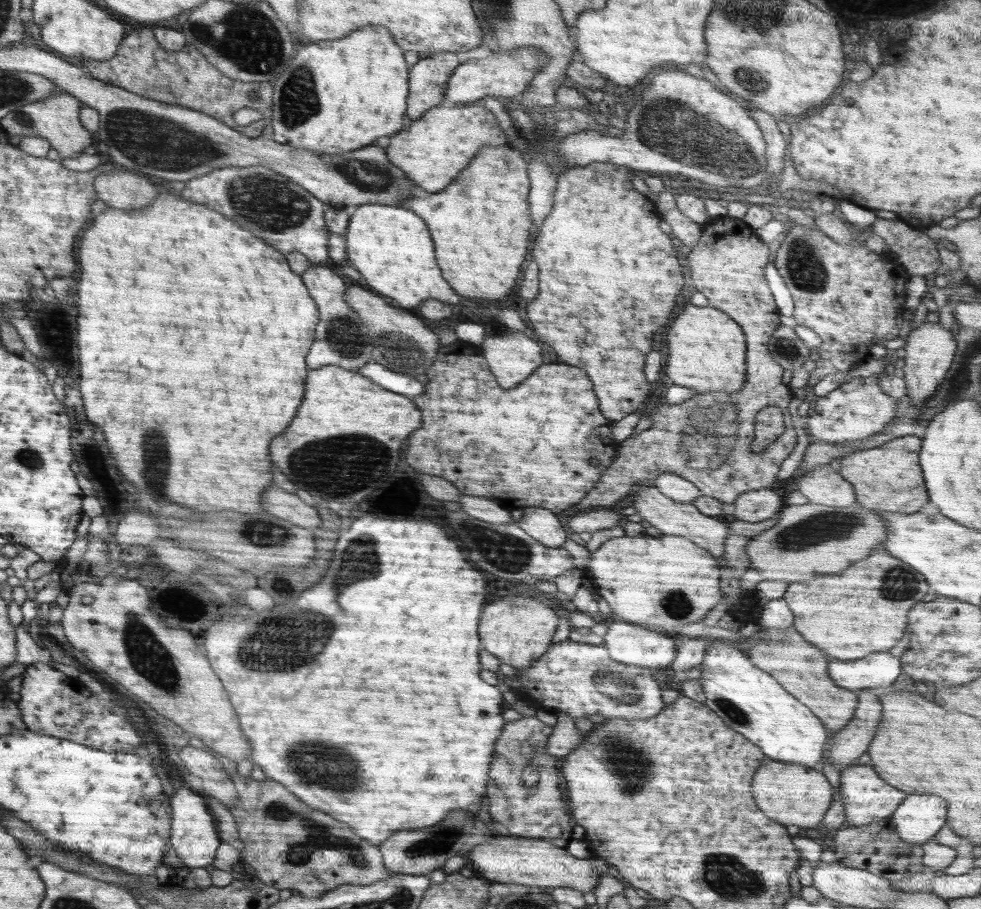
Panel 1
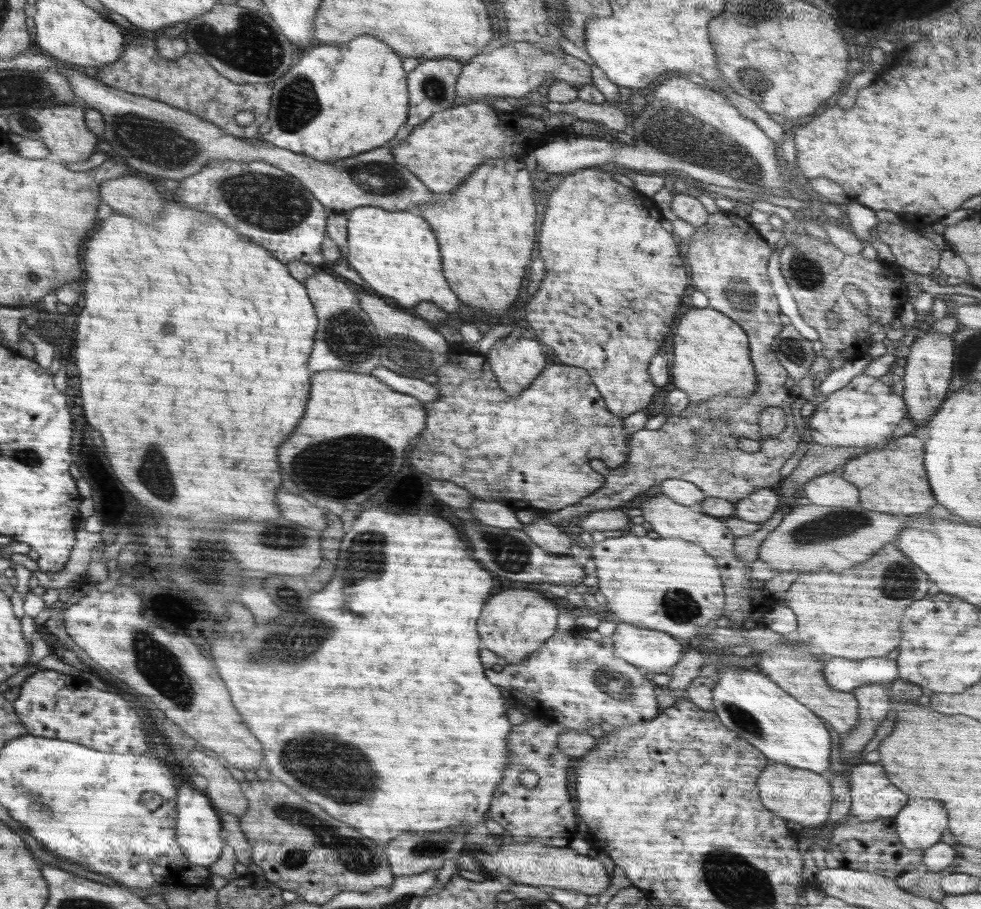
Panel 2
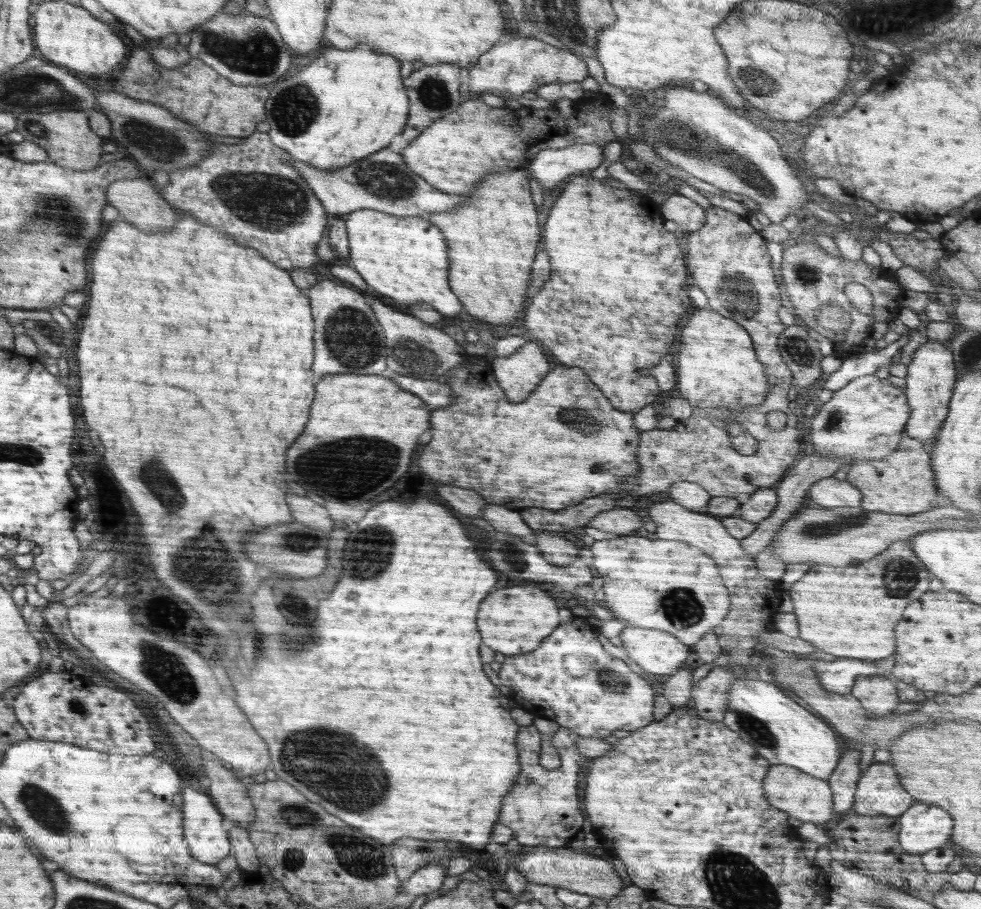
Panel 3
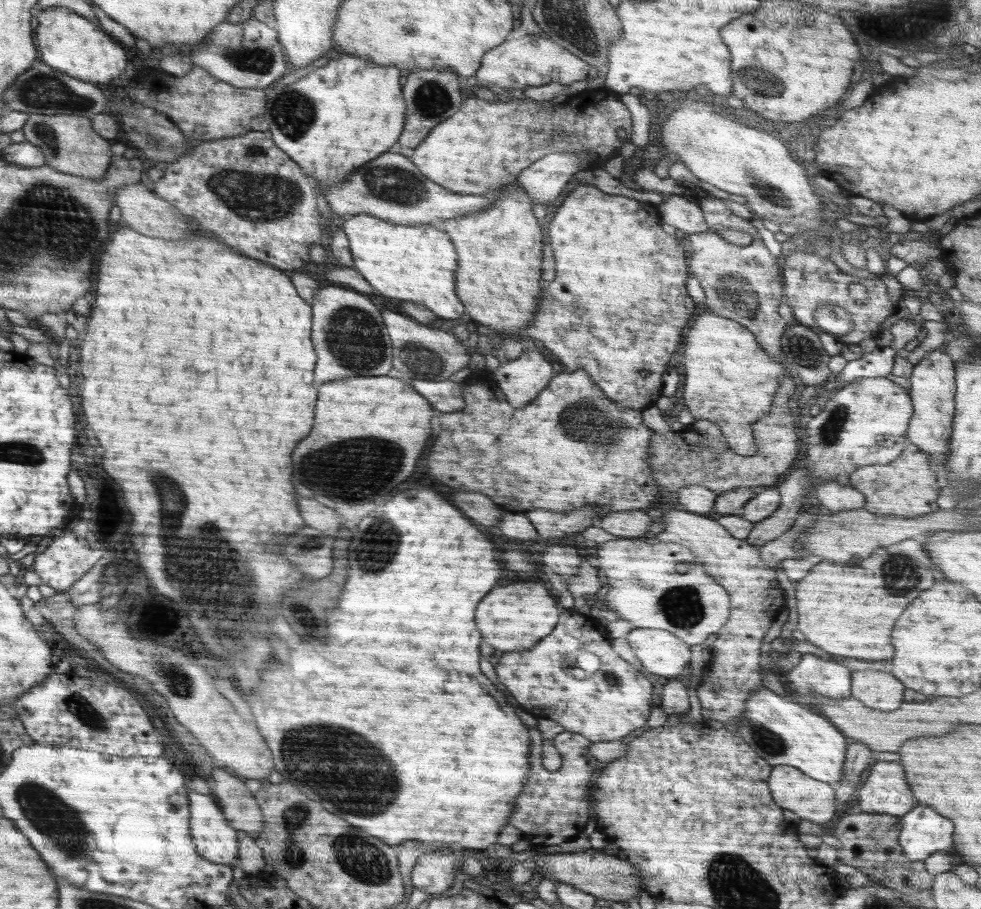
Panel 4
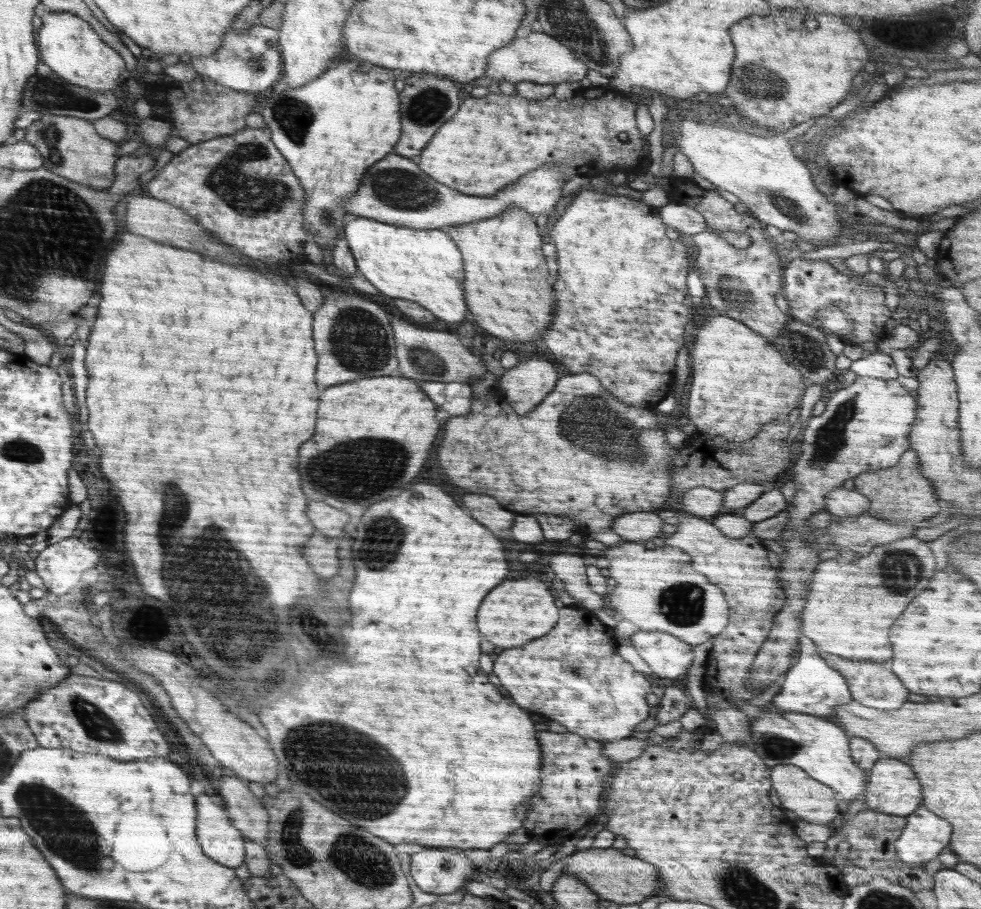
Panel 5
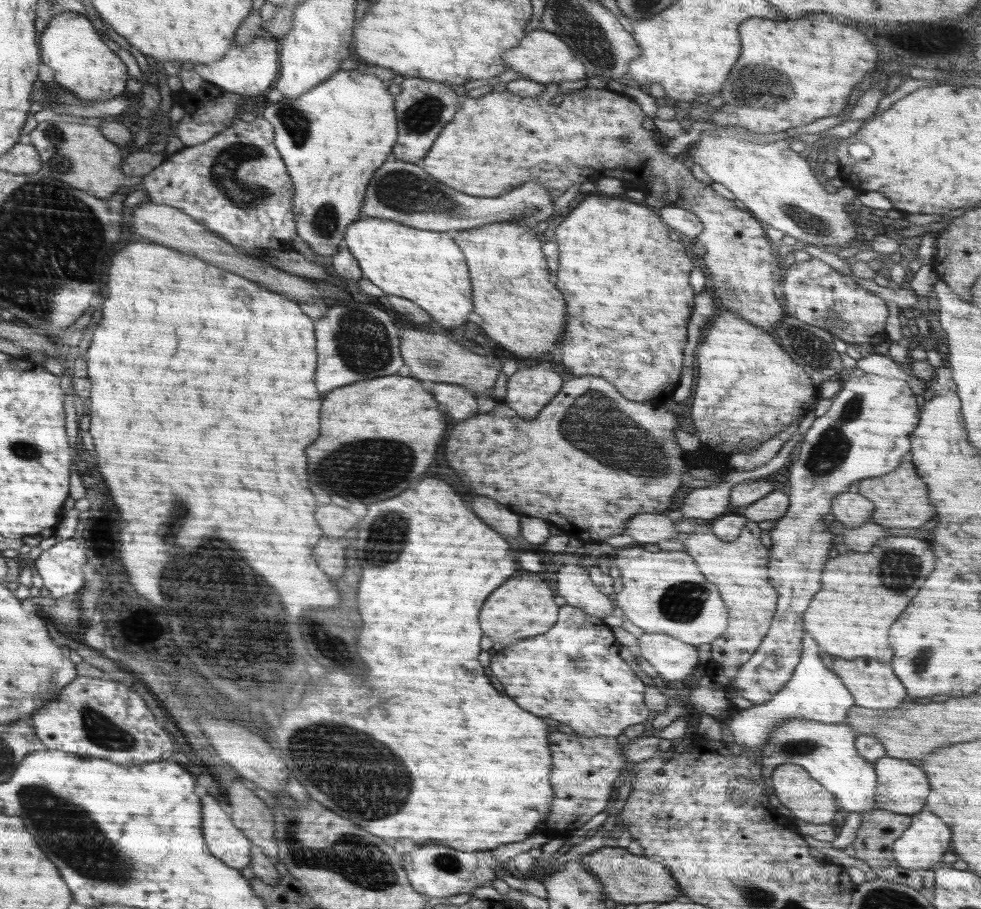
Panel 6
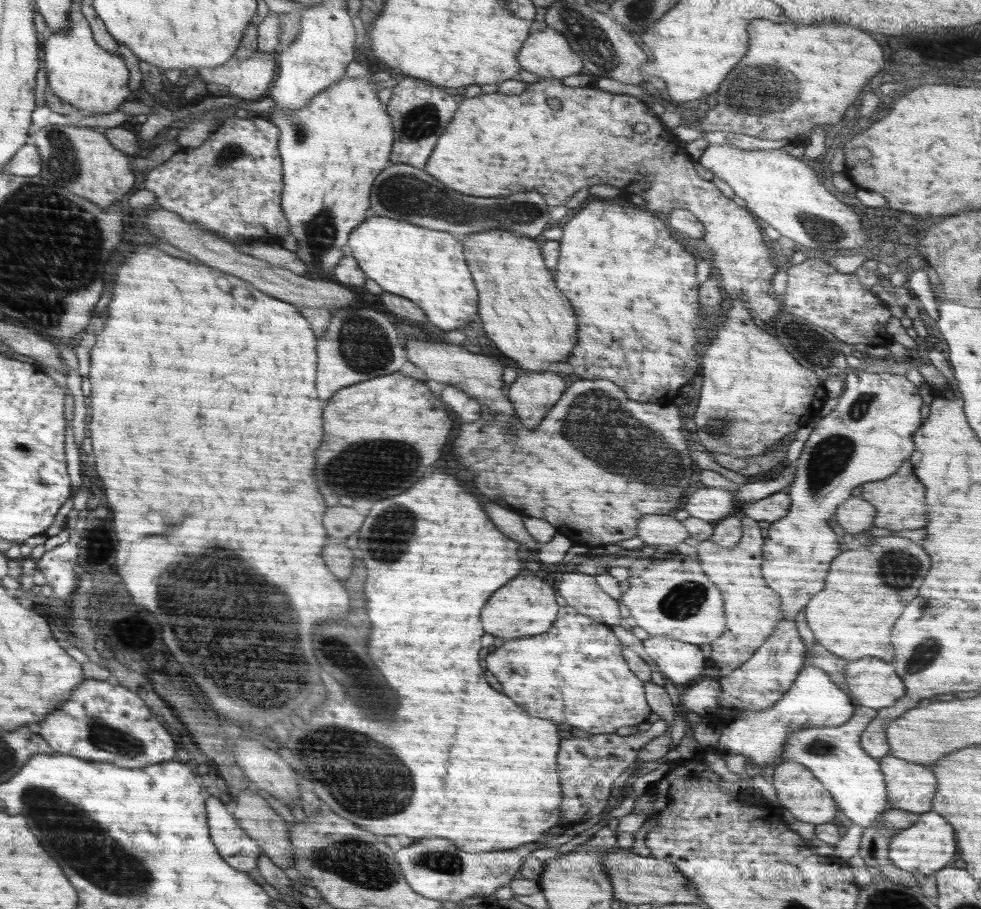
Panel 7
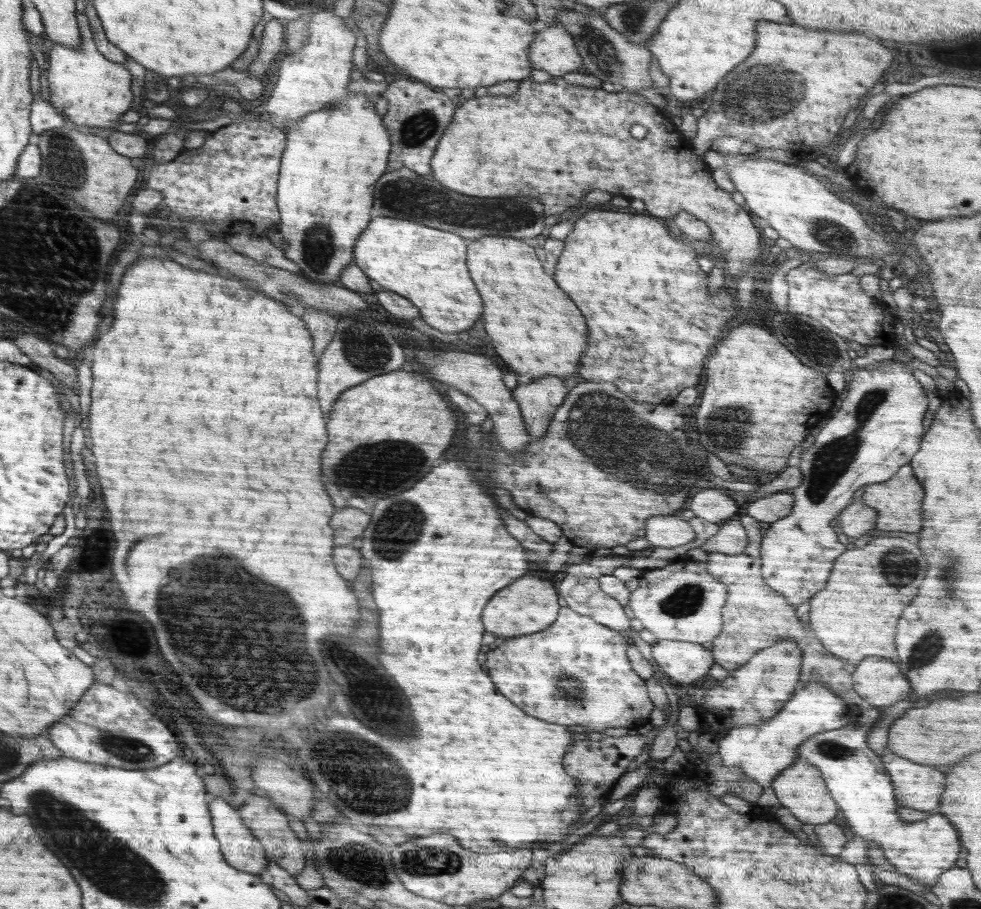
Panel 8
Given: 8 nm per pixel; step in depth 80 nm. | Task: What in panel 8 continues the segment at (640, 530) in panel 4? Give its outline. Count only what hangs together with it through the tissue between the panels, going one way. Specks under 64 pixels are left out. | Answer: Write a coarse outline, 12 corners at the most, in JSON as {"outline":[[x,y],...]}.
{"outline":[[677,515],[646,520],[646,540],[675,548],[694,540],[688,522]]}

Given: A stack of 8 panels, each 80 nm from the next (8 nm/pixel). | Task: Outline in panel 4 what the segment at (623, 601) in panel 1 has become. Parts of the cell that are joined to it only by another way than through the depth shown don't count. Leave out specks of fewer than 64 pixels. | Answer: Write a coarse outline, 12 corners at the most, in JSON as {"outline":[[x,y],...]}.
{"outline":[[600,544],[608,608],[688,646],[726,625],[722,585],[686,546]]}

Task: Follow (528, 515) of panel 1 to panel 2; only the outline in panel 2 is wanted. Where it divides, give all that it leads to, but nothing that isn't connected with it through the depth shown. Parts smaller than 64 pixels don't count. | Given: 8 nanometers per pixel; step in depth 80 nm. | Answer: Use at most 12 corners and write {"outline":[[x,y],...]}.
{"outline":[[548,520],[524,532],[546,552],[568,554],[570,540]]}

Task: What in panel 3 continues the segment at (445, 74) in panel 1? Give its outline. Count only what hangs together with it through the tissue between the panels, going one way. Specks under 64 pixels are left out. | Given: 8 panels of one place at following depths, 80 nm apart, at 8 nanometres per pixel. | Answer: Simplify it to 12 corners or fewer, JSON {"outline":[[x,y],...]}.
{"outline":[[419,65],[403,80],[410,105],[402,152],[461,105],[457,65]]}

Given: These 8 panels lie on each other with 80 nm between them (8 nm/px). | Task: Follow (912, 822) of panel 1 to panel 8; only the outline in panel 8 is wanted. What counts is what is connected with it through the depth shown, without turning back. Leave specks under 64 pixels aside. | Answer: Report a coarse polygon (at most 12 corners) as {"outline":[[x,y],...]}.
{"outline":[[874,706],[797,748],[855,836],[932,888],[959,859],[940,812],[905,823]]}

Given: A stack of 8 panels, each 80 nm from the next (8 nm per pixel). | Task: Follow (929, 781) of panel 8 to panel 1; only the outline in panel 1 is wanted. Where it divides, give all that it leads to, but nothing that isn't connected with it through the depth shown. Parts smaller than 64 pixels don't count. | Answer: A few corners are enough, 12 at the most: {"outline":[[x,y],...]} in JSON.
{"outline":[[872,766],[840,775],[847,823],[891,817],[907,797]]}

